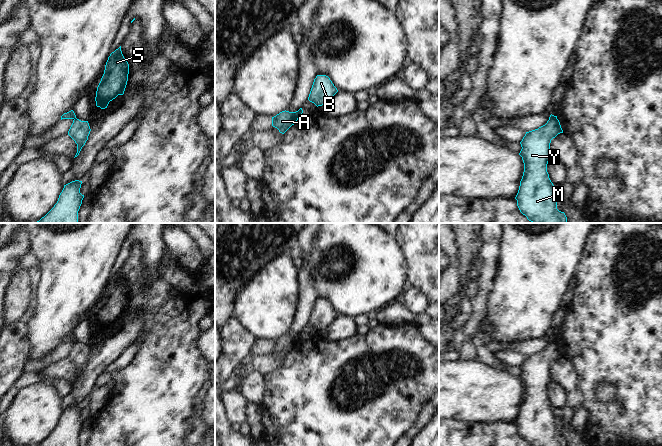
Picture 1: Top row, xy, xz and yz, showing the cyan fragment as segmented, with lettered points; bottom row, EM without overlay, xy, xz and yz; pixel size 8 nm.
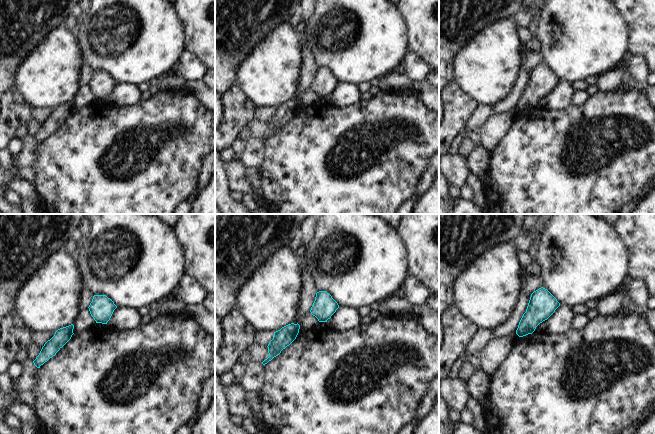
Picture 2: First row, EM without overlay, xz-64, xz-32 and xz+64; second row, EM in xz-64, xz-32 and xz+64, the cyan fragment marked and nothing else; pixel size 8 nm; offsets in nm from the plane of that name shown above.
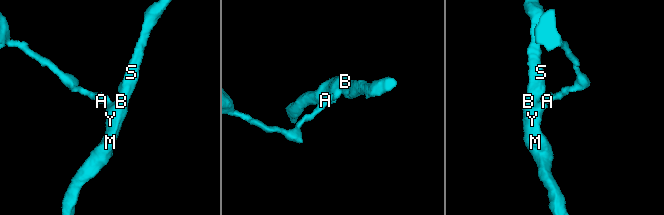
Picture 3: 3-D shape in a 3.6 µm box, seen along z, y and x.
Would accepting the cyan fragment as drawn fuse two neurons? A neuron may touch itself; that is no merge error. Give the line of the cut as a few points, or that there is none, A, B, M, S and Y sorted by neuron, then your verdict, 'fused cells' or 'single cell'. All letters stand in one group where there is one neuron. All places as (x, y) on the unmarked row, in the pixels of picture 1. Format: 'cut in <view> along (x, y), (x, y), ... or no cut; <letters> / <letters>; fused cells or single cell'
cut in yz along (549, 341), (556, 342); A / B M S Y; fused cells

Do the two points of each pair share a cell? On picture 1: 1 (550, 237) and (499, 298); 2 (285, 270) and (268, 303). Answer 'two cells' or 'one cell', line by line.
1: one cell
2: one cell

